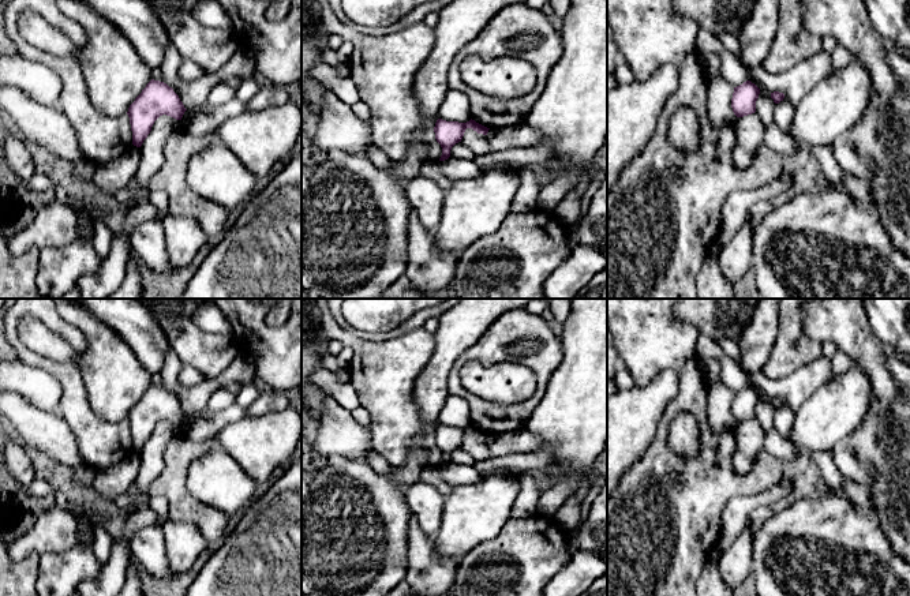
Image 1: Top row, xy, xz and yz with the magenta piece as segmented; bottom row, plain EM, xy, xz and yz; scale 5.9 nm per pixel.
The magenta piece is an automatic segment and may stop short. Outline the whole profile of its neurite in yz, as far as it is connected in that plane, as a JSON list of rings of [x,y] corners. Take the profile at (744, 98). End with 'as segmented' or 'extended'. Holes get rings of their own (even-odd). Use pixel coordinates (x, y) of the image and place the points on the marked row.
[[[750,80],[734,87],[731,108],[737,117],[744,117],[756,112],[756,101],[760,89]]] | as segmented

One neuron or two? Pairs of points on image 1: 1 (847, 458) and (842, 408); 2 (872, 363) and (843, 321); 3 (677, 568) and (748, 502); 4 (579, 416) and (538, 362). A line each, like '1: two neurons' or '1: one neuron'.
1: two neurons
2: one neuron
3: two neurons
4: two neurons

